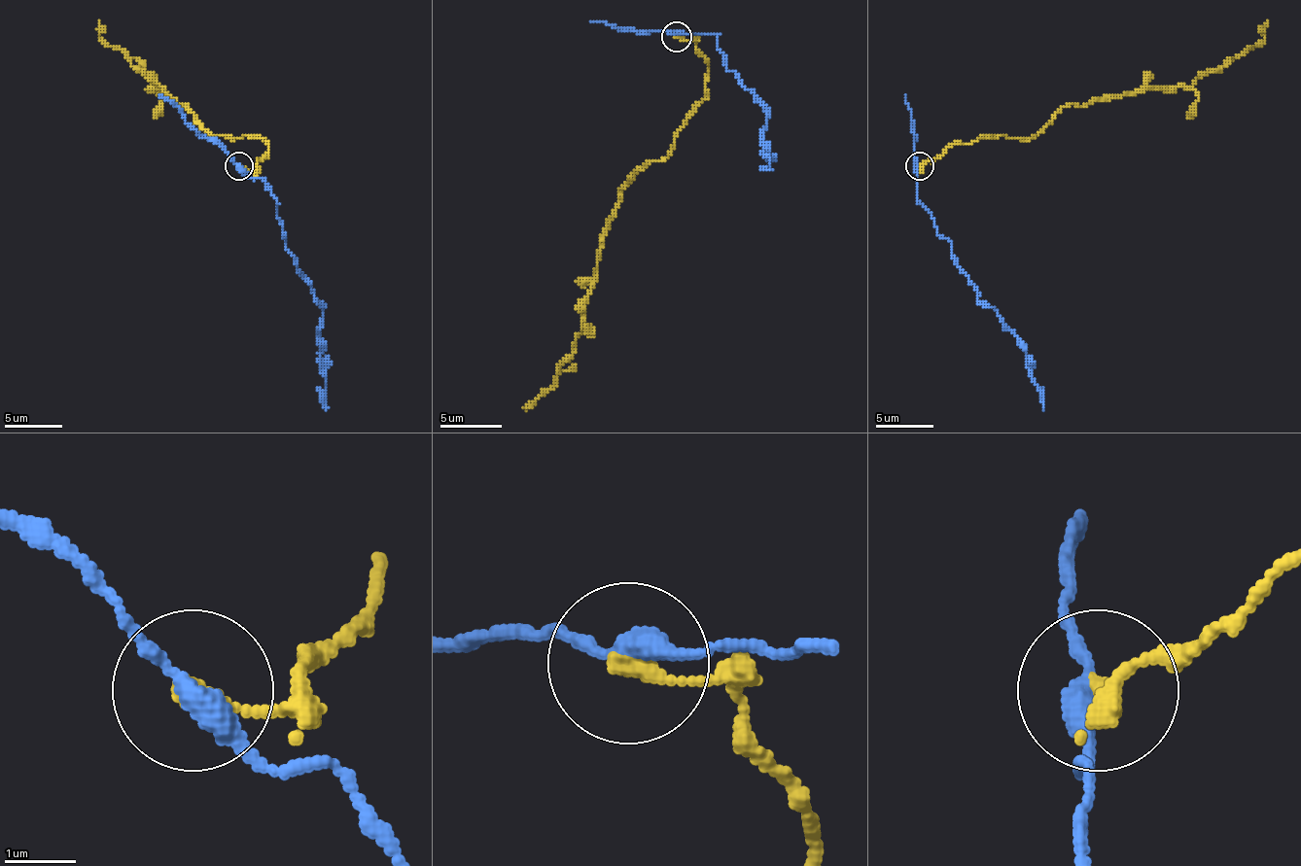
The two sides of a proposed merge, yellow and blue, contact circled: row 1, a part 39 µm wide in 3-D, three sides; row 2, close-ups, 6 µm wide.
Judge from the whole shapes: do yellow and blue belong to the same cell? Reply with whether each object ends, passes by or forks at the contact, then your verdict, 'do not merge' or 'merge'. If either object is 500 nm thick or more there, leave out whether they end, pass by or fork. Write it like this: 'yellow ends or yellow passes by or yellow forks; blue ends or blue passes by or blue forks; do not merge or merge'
yellow ends; blue passes by; do not merge

